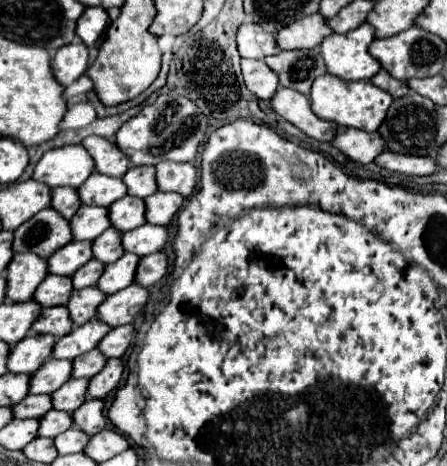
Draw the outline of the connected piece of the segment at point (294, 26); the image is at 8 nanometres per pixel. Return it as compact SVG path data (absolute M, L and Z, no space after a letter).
M312 13L282 27L276 33L276 45L280 49L314 49L328 35L332 35L332 29L328 29L324 17L320 13Z

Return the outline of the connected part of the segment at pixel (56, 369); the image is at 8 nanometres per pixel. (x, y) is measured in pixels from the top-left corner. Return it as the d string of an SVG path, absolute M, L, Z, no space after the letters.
M46 359L42 367L32 375L28 393L54 393L60 389L72 373L72 363L64 363L58 359Z

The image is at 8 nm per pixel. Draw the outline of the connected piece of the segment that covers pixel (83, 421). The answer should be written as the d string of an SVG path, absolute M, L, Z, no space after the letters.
M86 399L76 411L72 411L72 421L86 435L96 435L106 427L104 403L100 399Z

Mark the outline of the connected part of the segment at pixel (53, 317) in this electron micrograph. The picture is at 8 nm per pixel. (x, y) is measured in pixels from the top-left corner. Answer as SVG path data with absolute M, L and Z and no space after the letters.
M64 305L58 307L46 307L40 311L40 317L36 323L32 323L32 333L36 335L54 335L64 337L72 329L72 321L68 319L68 309Z

